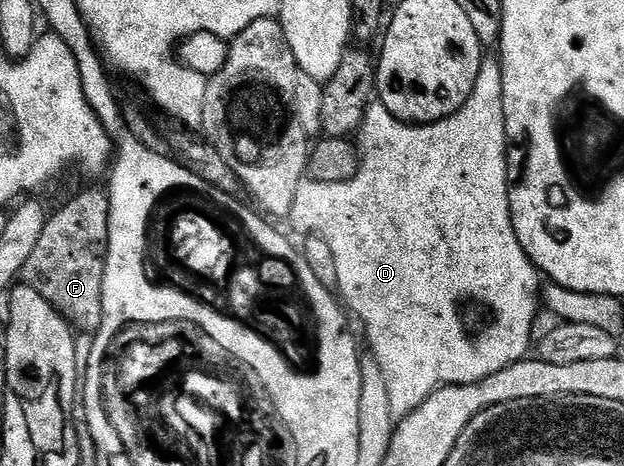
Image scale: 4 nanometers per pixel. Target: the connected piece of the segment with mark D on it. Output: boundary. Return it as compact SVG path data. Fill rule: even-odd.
M487 56L483 59L483 67L477 76L477 84L469 100L465 100L465 104L456 114L451 114L440 122L408 125L395 118L382 102L372 101L365 112L365 120L357 135L359 171L348 182L305 180L297 188L289 222L292 222L297 229L303 230L304 235L321 236L321 240L325 240L325 244L333 248L333 260L337 260L338 297L352 315L355 313L367 325L367 340L371 344L370 353L385 372L385 380L389 384L389 408L393 408L396 419L401 420L406 414L414 412L440 386L468 386L485 380L493 376L493 372L501 372L501 368L509 368L513 364L524 361L528 357L527 349L532 349L533 316L537 316L537 312L541 309L541 275L529 260L529 256L525 256L525 248L521 248L517 240L517 232L513 232L513 220L509 208L511 191L509 181L507 182L507 141L509 135L503 107L503 67L496 59L494 62L491 56ZM387 130L391 134L403 134L407 130L407 151L400 158L378 158L371 151L386 148Z

